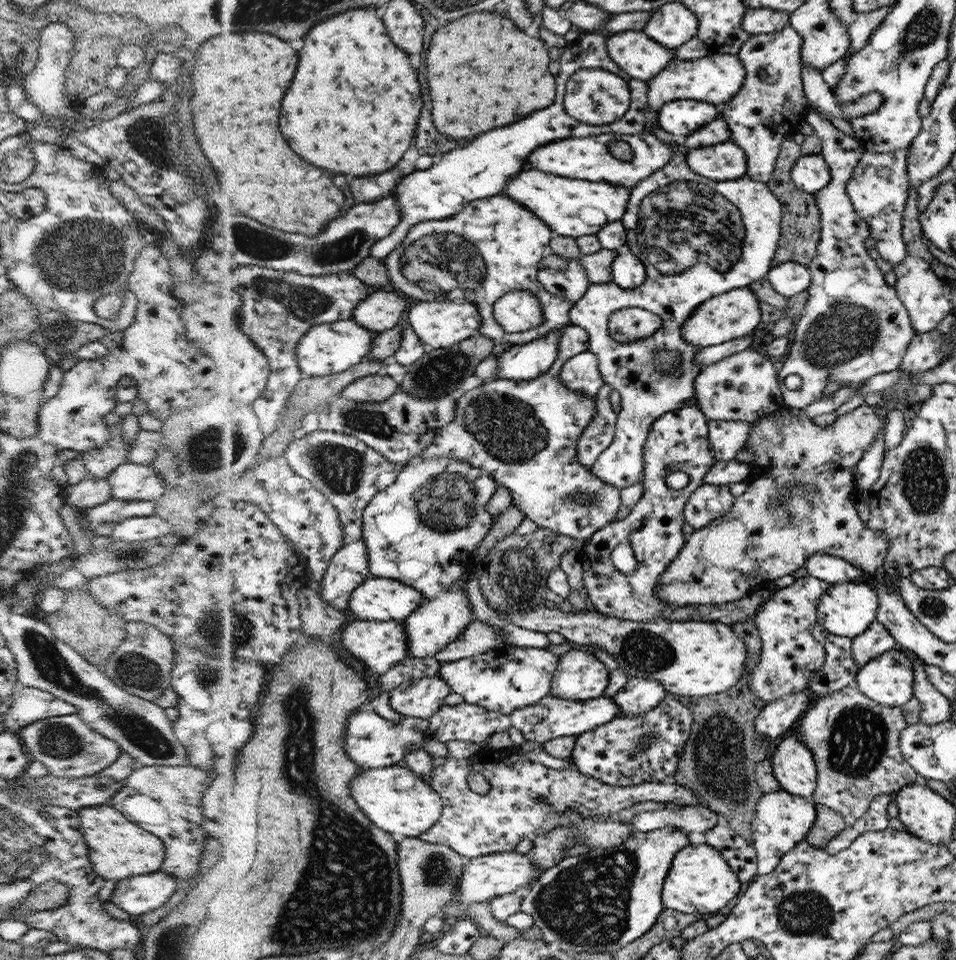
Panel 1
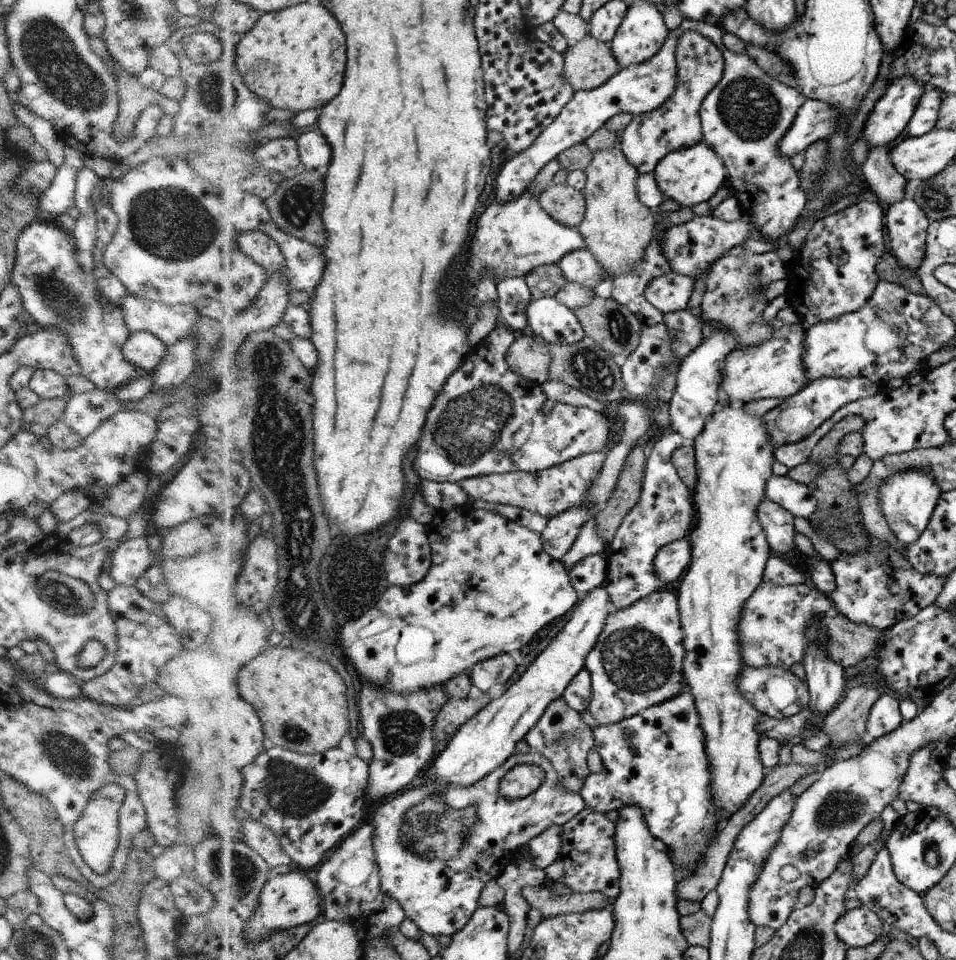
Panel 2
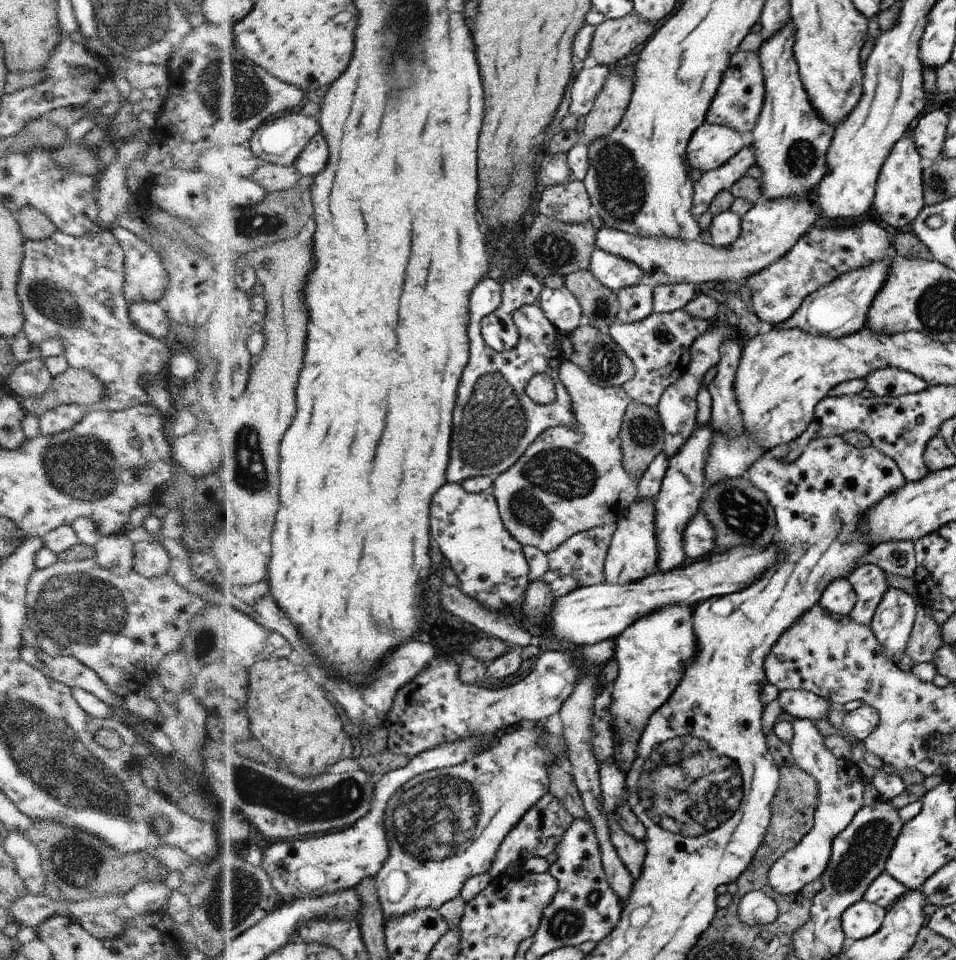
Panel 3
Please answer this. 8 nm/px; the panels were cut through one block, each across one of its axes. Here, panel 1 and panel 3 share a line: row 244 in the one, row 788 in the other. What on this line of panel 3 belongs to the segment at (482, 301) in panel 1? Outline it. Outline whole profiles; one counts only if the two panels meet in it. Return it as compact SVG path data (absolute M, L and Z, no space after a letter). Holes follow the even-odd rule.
M539 724L500 737L500 744L484 750L465 763L425 772L406 783L390 801L385 827L391 844L390 858L377 874L376 884L387 920L420 909L442 908L446 902L463 896L466 883L476 875L488 873L506 835L517 826L542 797L549 794L547 767L557 755L539 747Z

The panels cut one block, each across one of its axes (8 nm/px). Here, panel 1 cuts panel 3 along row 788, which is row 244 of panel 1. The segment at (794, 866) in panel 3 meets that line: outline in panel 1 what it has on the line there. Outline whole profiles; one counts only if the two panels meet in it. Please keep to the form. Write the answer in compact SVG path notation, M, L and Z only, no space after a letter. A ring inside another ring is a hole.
M810 112L805 118L805 128L820 138L821 153L832 171L832 180L824 189L815 192L821 212L821 240L817 246L817 256L807 266L811 274L810 286L807 289L808 300L804 306L804 314L795 319L794 340L790 344L788 356L778 362L778 376L784 402L789 408L800 409L821 400L823 390L830 384L849 386L868 381L878 374L897 370L909 344L917 334L909 312L898 299L897 291L888 286L882 271L876 268L876 261L868 256L864 240L871 234L871 228L857 213L846 192L847 182L852 178L854 168L864 153L864 144L852 135L846 135L820 115L818 112ZM790 375L797 375L802 379L800 389L790 390L784 385L784 379Z

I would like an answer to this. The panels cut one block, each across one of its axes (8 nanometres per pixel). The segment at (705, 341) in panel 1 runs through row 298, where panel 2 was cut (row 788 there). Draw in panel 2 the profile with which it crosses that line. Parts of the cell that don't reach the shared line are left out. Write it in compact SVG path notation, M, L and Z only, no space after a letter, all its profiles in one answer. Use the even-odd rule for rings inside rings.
M731 403L724 407L720 412L713 414L705 424L704 432L692 441L692 446L695 449L695 466L696 474L698 474L698 484L694 488L694 508L696 508L696 524L694 524L694 532L690 532L690 536L686 539L693 546L693 562L690 564L689 572L682 578L682 582L677 584L676 596L681 612L681 627L685 632L684 648L686 649L684 661L684 674L688 688L692 688L689 692L694 696L694 700L698 700L700 706L699 712L702 712L702 728L706 728L706 740L710 740L710 744L706 744L706 748L710 748L710 772L714 772L714 786L710 788L710 792L714 794L714 804L722 810L723 823L730 819L734 812L738 812L746 802L753 796L762 785L762 780L765 780L765 766L761 760L761 733L758 732L758 708L746 700L746 696L742 696L742 692L738 692L738 676L742 676L742 668L745 667L742 660L742 644L740 641L740 620L742 620L742 610L744 610L746 602L751 598L758 586L762 583L763 573L765 572L766 564L772 555L769 546L768 538L765 536L765 530L762 528L761 522L758 520L757 511L758 504L762 503L765 494L765 485L773 478L772 466L777 460L774 457L776 448L770 442L770 434L766 430L766 420L763 416L750 416L746 412L743 404Z

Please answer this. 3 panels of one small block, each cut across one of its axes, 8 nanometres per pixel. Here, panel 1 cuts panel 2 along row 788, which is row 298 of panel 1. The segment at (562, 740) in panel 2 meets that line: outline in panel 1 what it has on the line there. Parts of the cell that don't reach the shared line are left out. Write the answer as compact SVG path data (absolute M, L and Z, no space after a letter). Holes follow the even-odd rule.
M580 257L568 258L567 261L569 264L564 268L548 267L540 270L537 278L541 281L542 287L550 291L550 294L576 304L580 298L585 297L591 282L581 267Z

